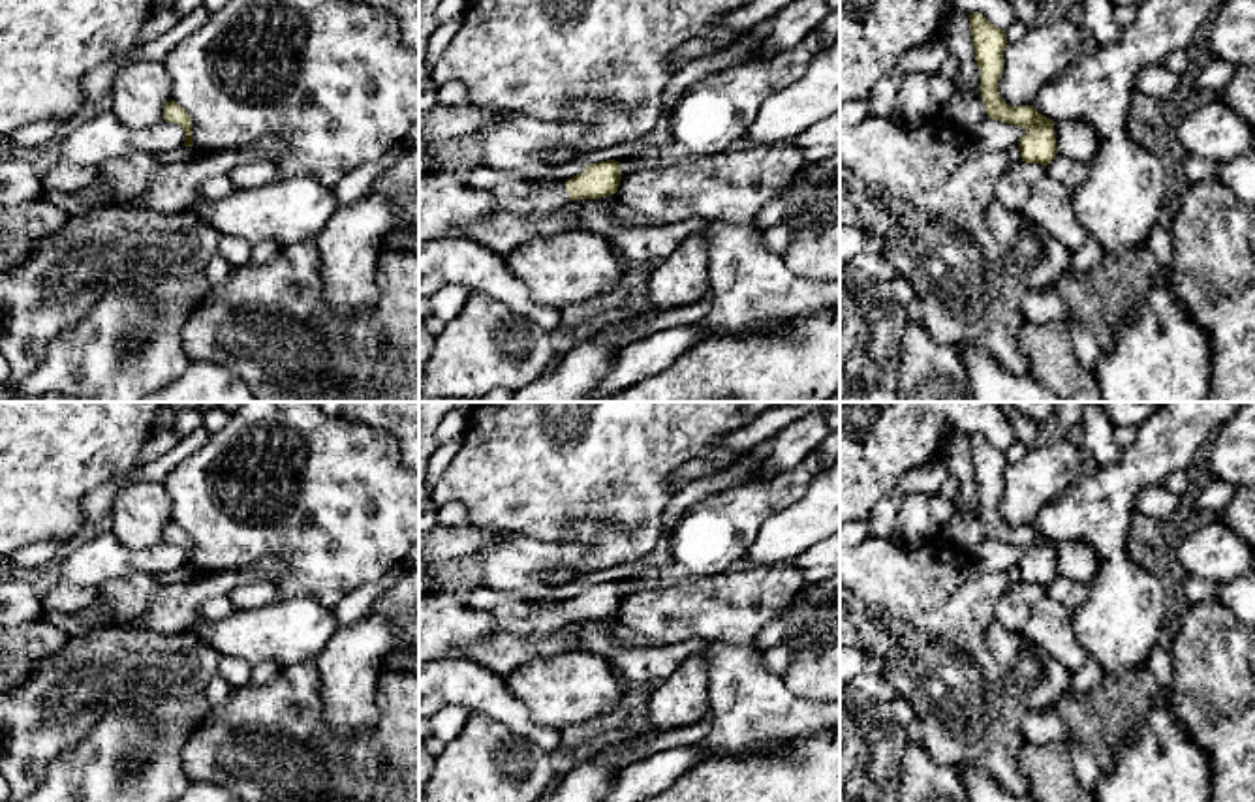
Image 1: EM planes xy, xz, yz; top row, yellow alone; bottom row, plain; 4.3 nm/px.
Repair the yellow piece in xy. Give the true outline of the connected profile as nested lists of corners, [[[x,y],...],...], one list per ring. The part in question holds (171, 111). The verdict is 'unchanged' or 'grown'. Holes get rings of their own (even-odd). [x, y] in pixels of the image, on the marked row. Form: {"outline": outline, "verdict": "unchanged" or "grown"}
{"outline": [[[175,100],[165,103],[163,120],[165,122],[175,122],[186,131],[186,143],[182,147],[192,147],[194,145],[194,141],[192,141],[192,128],[194,128],[192,118],[186,113],[186,109],[180,107]]], "verdict": "unchanged"}

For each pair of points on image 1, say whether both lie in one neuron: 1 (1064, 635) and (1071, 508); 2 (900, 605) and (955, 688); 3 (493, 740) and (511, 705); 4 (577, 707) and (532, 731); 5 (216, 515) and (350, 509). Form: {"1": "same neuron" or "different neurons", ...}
{"1": "different neurons", "2": "same neuron", "3": "different neurons", "4": "different neurons", "5": "same neuron"}

